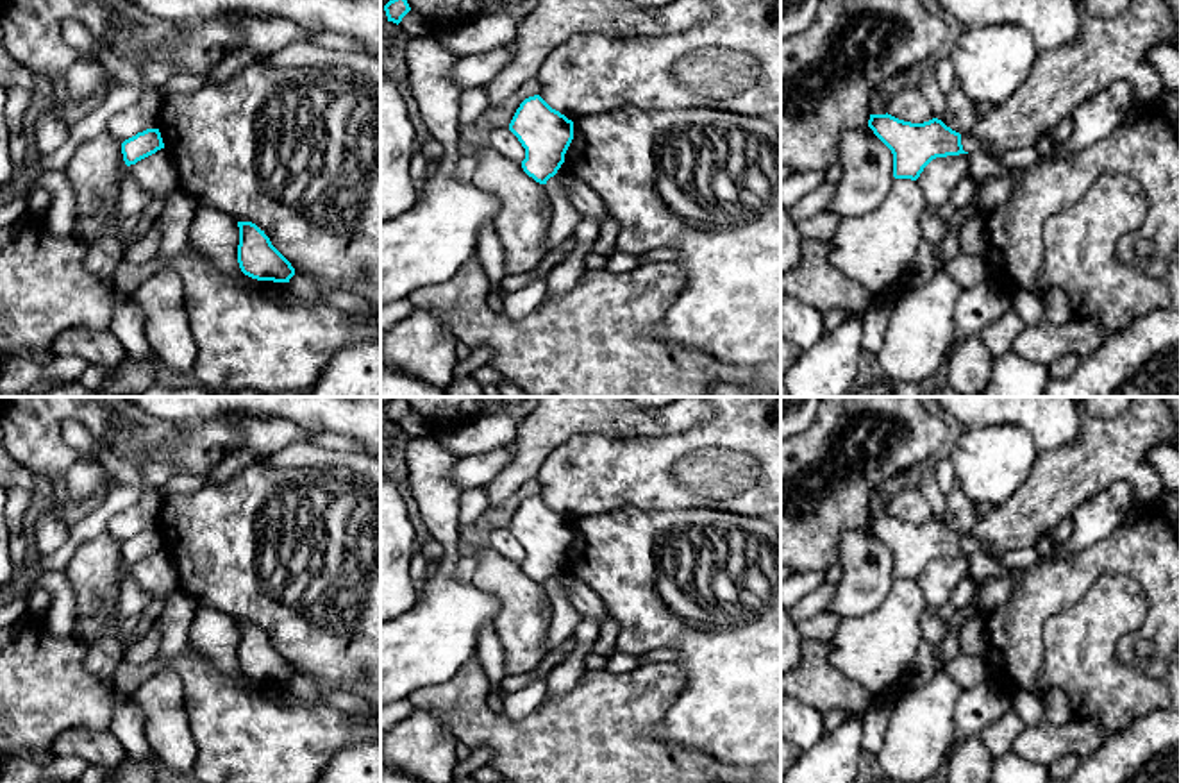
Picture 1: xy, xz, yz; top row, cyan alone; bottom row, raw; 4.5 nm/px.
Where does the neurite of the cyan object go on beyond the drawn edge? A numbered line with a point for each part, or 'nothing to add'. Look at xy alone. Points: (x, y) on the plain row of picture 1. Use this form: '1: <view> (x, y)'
nothing to add

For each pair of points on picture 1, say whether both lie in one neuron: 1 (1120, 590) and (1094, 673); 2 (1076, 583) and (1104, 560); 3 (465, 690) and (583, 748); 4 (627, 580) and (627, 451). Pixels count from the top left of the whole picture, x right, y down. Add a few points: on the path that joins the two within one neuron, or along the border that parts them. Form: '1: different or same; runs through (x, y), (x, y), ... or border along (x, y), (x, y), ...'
1: same; runs through (1110, 610), (1094, 626), (1094, 653)
2: same; runs through (1083, 576), (1097, 562)
3: same; runs through (488, 721), (518, 748), (552, 748)
4: different; border along (668, 510), (620, 506), (586, 517)

